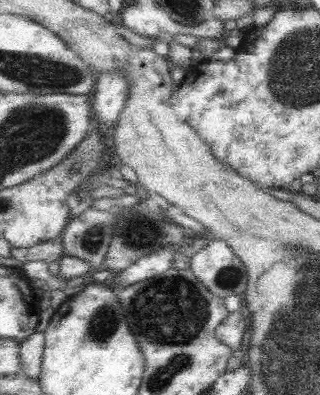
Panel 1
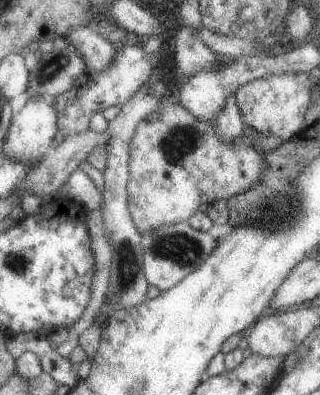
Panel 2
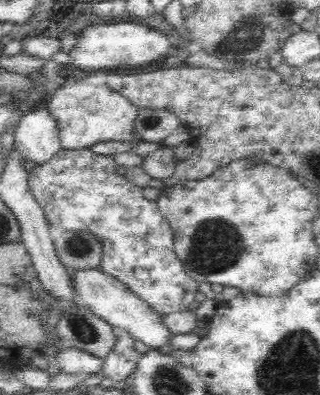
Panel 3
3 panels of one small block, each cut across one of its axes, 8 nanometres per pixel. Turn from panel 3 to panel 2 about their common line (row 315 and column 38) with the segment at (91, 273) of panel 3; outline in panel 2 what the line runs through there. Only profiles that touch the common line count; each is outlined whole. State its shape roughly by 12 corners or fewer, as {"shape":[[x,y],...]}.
{"shape":[[29,96],[11,116],[3,152],[43,158],[57,134],[55,98]]}

